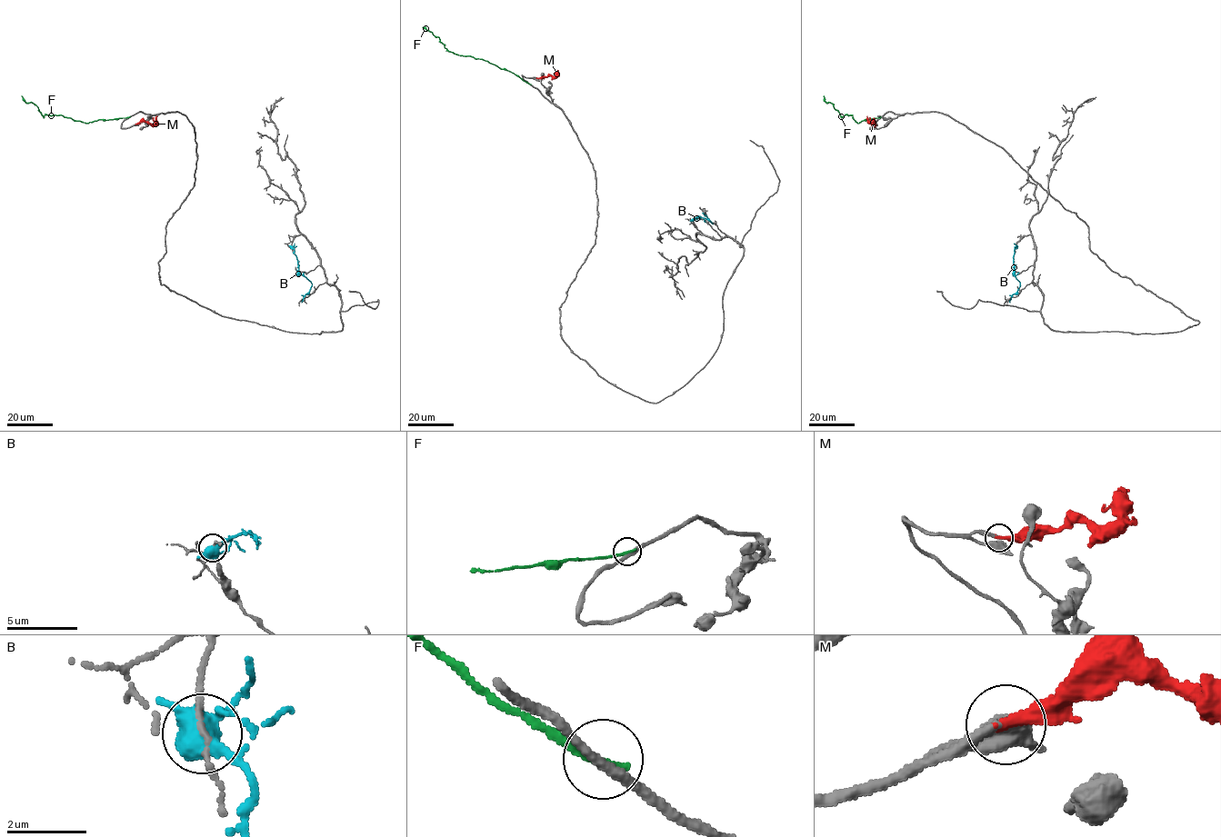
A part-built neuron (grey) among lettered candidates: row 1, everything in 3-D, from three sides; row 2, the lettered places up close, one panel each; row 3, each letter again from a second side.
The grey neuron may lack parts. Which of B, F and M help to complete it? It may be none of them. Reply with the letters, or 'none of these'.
M

